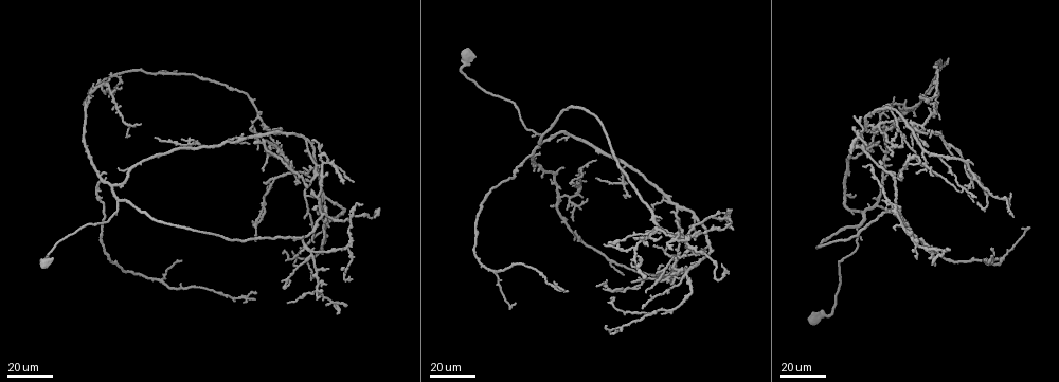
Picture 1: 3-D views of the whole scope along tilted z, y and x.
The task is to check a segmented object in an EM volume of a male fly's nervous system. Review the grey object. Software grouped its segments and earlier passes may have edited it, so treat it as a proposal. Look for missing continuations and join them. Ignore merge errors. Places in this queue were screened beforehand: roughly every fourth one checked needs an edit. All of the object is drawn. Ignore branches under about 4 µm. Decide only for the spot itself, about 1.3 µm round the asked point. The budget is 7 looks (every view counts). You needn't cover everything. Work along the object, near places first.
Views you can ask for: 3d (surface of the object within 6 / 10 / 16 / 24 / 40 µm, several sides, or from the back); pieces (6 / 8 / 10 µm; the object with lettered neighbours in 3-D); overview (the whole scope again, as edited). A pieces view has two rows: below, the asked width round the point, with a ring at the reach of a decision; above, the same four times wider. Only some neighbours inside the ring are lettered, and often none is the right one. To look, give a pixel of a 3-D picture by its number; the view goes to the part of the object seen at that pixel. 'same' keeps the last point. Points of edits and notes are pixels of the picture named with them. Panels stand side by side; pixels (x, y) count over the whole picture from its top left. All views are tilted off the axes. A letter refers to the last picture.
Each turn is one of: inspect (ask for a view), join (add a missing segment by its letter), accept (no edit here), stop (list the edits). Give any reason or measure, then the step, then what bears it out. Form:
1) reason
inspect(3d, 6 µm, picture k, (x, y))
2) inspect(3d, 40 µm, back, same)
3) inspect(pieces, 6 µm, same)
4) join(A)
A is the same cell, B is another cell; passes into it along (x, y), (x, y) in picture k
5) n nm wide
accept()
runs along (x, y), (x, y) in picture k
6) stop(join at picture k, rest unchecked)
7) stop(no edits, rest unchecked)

thin end
inspect(3d, 24 µm, picture 1, (661, 267))

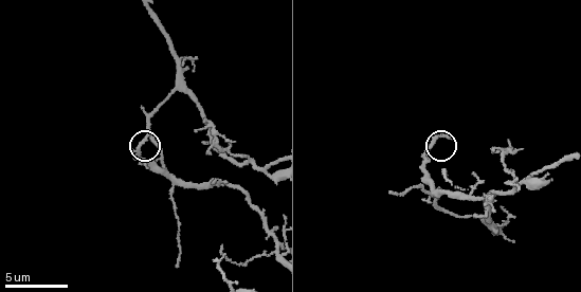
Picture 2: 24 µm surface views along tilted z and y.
inspect(3d, 10 µm, picture 2, (148, 137))

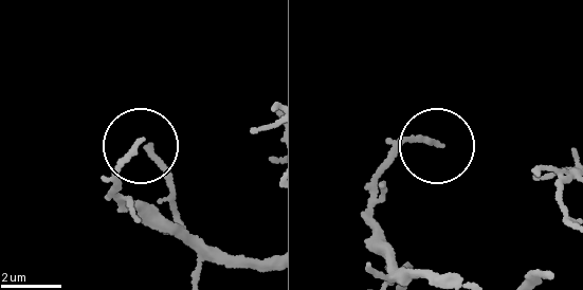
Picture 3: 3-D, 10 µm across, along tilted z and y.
inspect(pieces, 6 µm, picture 3, (138, 141))

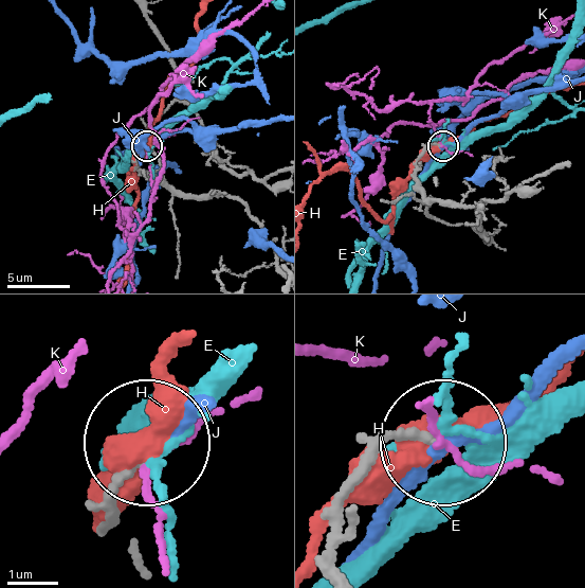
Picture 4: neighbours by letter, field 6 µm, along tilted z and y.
150 nm wide
accept()
E, H, J and K are other cells; runs along (482, 208), (425, 198), (416, 162), (426, 146), (441, 144) in picture 4; none of them fits

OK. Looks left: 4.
branch stops here
inspect(3d, 40 µm, picture 1, (262, 183))

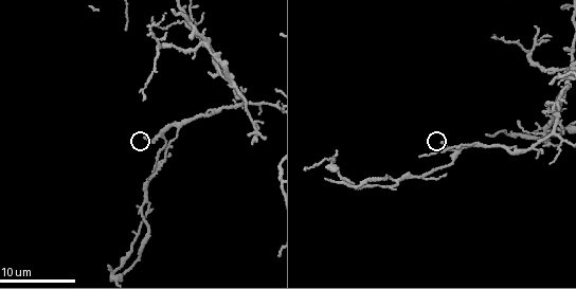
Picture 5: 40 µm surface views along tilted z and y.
inspect(pieces, 10 µm, picture 5, (145, 136))

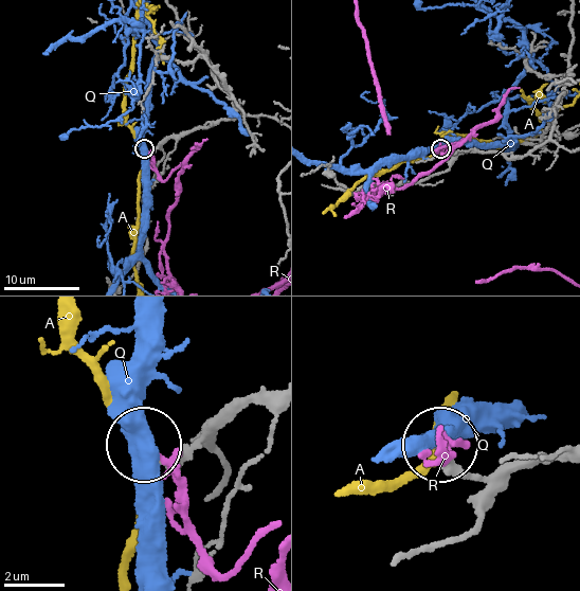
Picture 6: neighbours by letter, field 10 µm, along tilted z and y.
accept()
A, Q and R are other cells; no lettered segment goes on from it

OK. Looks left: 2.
inspect(3d, 40 µm, picture 1, (918, 96))

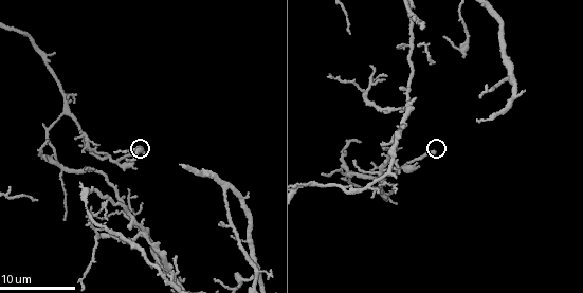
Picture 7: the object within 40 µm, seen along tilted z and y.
see the neighbours
inspect(pieces, 10 µm, picture 7, (433, 154))

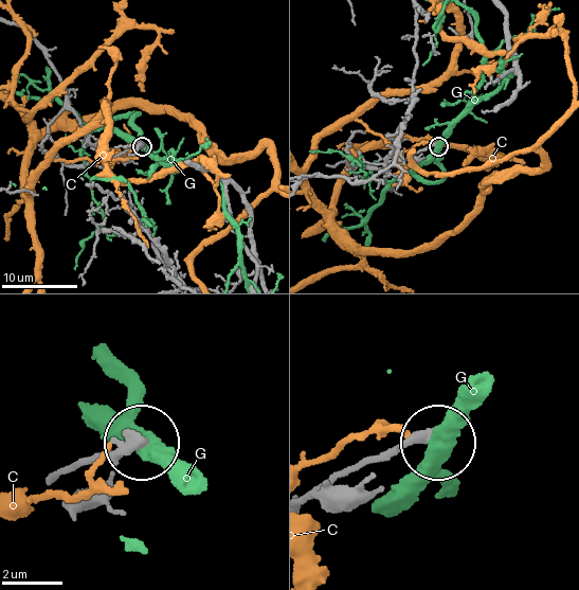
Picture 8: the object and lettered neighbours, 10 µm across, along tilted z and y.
accept()
C and G are other cells; runs along (310, 498), (344, 474), (435, 439) in picture 8; none of them fits

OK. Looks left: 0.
stop(no edits, rest unchecked)

